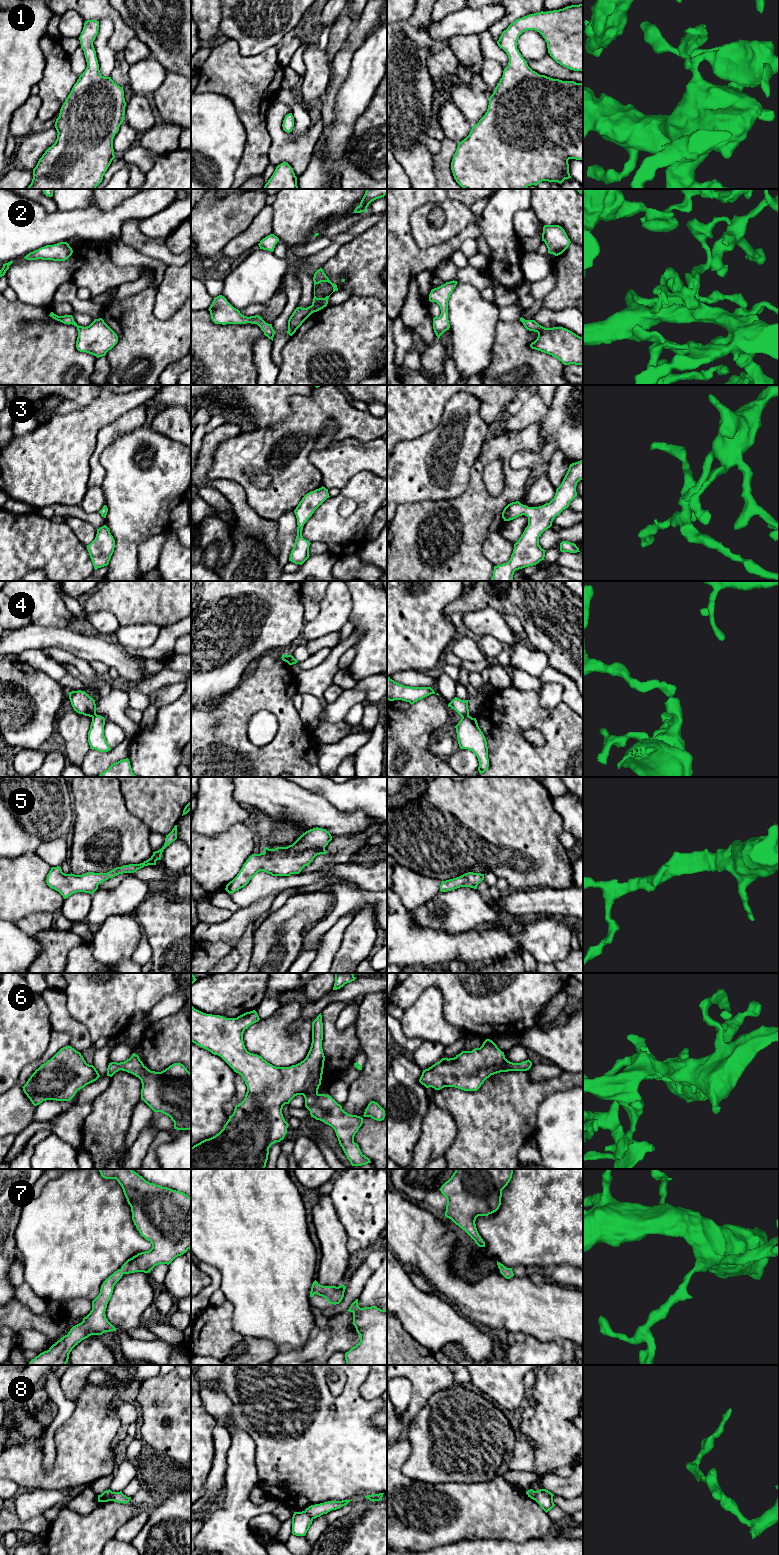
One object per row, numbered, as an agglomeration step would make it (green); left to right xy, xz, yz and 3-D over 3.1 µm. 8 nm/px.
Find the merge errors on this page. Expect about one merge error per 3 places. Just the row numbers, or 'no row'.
4, 8

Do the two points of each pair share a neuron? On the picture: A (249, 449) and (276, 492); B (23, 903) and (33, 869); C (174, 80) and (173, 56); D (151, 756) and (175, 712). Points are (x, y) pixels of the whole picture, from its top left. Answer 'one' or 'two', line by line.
A: one
B: one
C: two
D: one

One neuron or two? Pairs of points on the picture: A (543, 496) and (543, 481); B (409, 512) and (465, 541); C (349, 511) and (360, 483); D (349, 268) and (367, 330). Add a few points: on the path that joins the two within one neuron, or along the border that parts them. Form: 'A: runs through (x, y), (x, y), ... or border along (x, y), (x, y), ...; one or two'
A: runs through (543, 492), (543, 485); one
B: runs through (423, 526), (439, 541), (451, 541); one
C: runs through (355, 504), (360, 497), (360, 490); one
D: border along (352, 294), (376, 298); two

